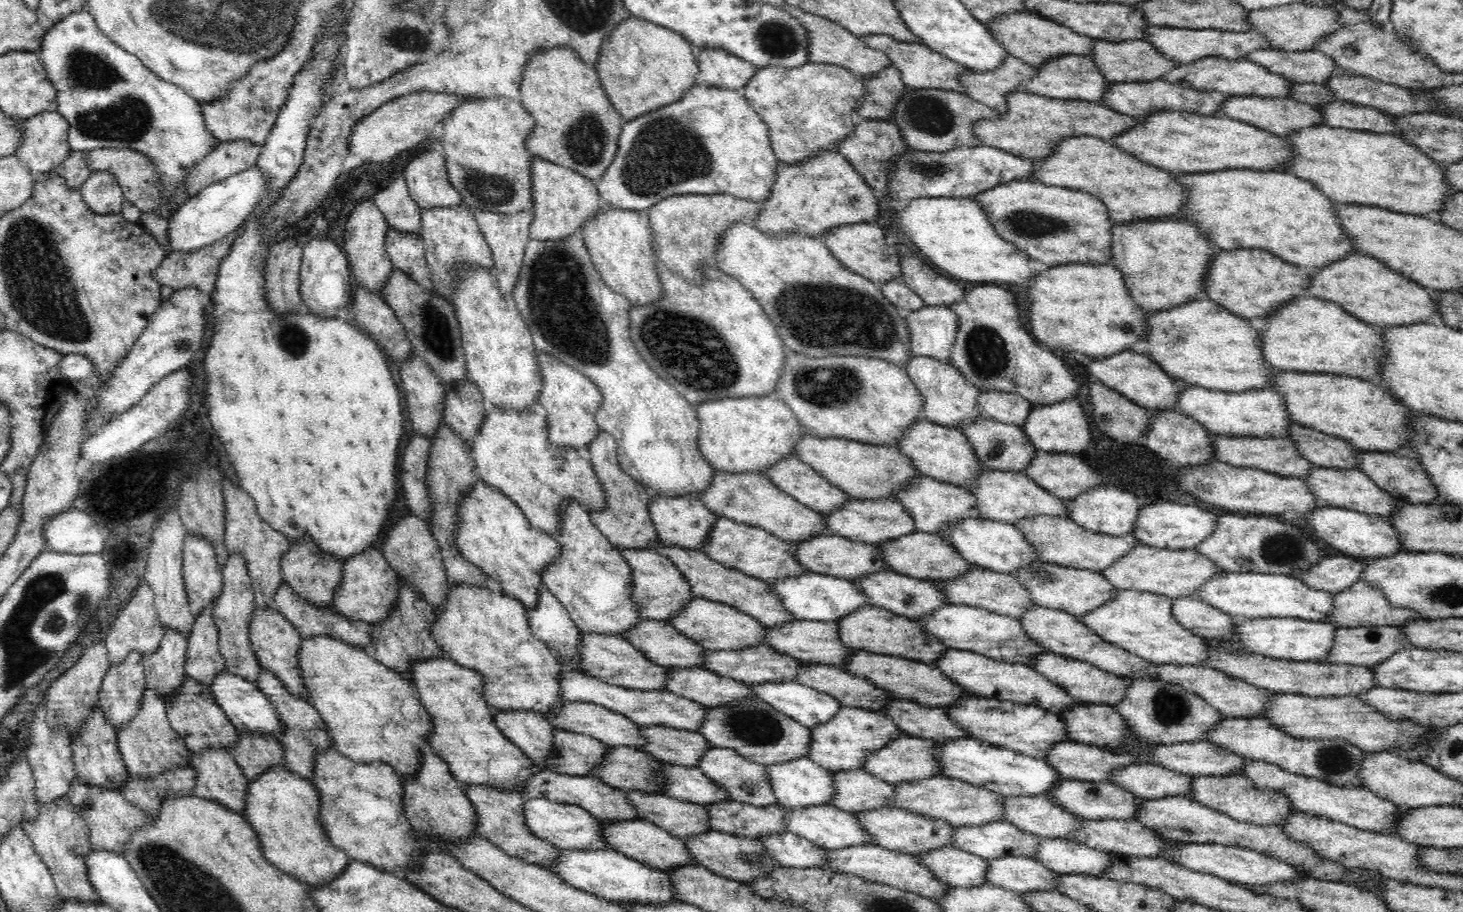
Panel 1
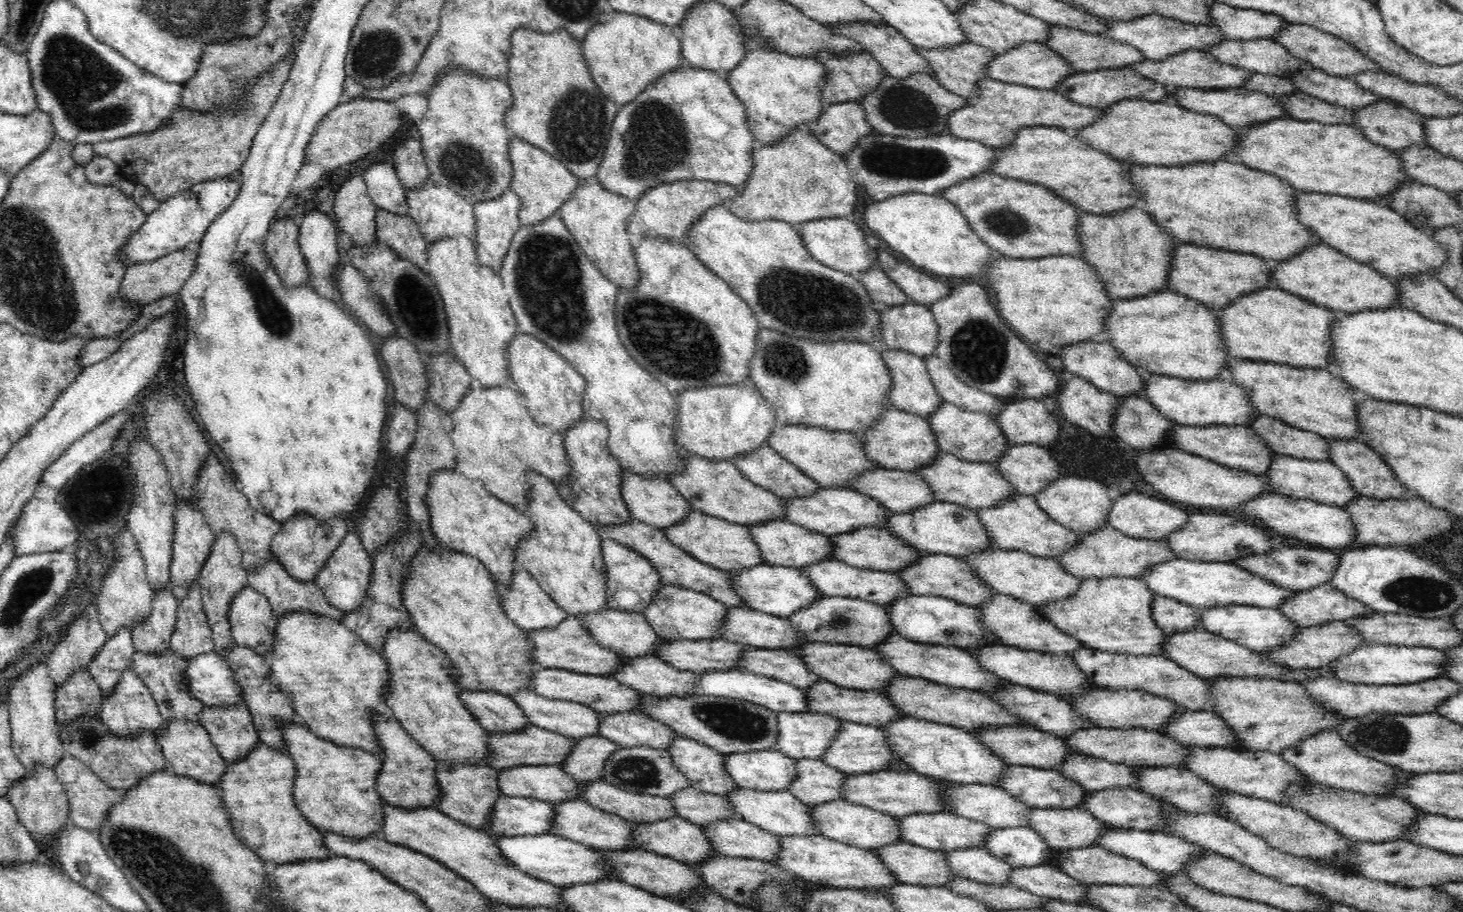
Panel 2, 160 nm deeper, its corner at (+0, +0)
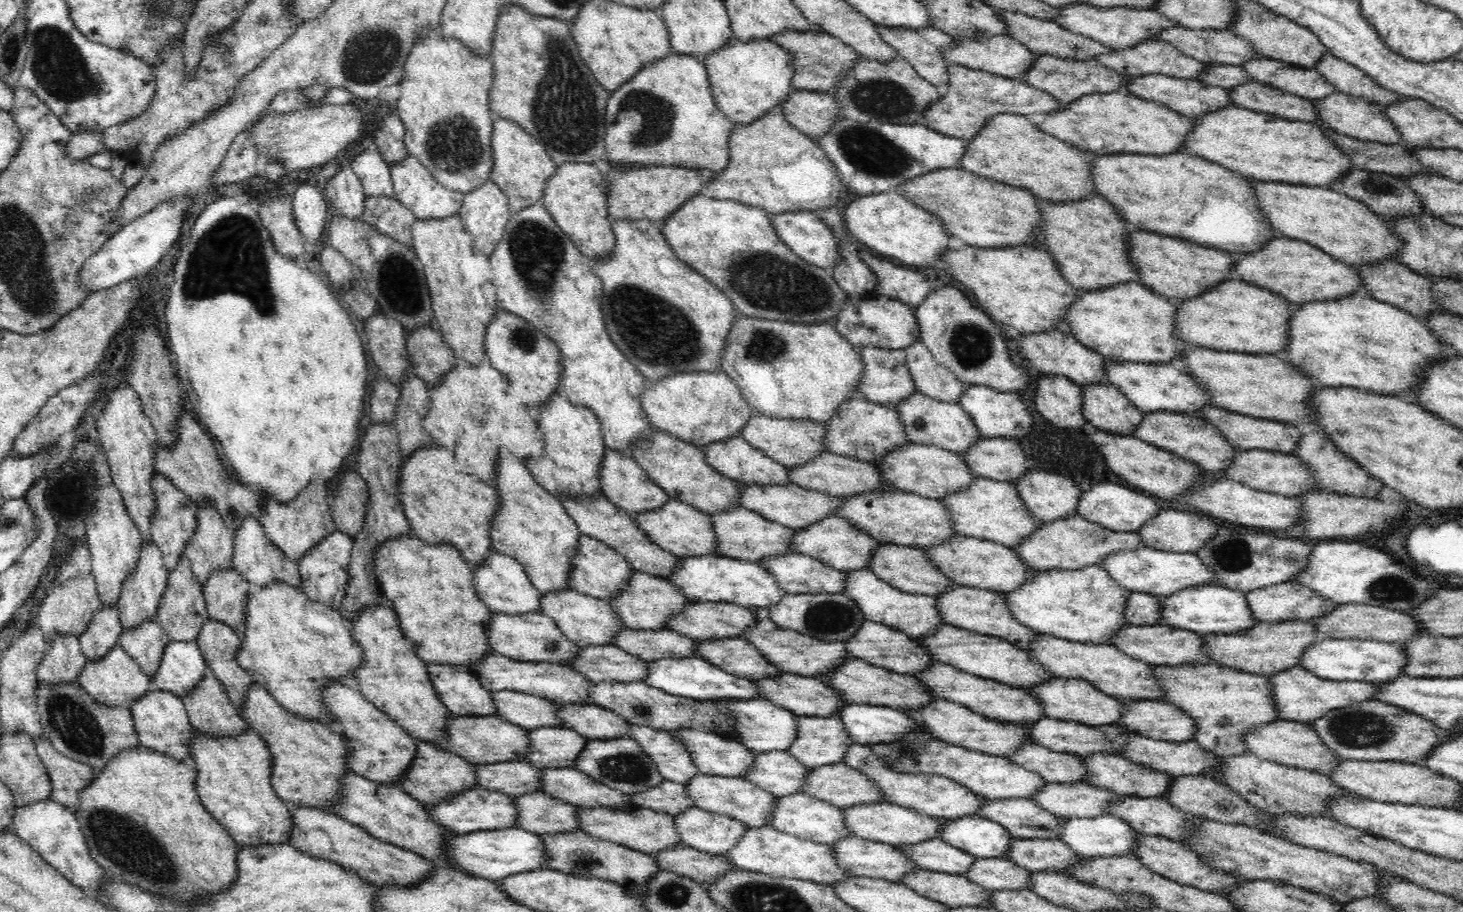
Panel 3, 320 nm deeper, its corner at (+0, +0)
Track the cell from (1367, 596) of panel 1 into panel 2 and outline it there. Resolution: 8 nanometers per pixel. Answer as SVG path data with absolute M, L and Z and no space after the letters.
M1330 583L1294 592L1290 600L1277 608L1298 626L1309 627L1347 618L1371 615L1375 611L1359 600L1348 598Z

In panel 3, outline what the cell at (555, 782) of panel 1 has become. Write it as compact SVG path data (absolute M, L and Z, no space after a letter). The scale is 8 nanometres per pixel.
M524 760L479 764L475 767L477 781L482 788L510 796L540 791L541 769Z

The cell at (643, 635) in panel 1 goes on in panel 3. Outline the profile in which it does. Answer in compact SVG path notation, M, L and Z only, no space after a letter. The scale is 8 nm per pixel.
M574 589L542 594L541 612L550 617L564 637L578 644L578 647L614 646L618 633L627 627L606 600L582 594Z

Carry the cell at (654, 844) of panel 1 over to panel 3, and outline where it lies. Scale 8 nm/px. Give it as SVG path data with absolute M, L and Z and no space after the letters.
M541 791L512 795L517 810L517 828L534 834L567 833L578 829L578 805L562 802Z

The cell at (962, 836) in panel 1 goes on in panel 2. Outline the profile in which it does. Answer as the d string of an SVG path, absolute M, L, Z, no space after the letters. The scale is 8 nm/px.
M948 812L907 814L895 817L895 820L899 822L897 825L899 826L900 841L942 852L962 850L966 847L984 848L987 834L994 829L992 826Z

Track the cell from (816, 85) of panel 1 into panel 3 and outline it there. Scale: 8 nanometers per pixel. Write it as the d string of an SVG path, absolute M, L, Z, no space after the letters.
M732 37L729 43L721 46L721 49L700 58L706 67L710 81L711 93L716 106L725 117L736 124L748 124L753 120L763 117L768 111L778 108L789 97L792 91L792 77L794 61L788 50L784 50L770 39L754 39L748 42L740 41Z

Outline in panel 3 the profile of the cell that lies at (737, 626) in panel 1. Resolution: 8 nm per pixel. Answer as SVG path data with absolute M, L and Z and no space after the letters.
M634 571L627 580L625 589L609 600L613 612L628 628L636 630L658 630L667 629L666 621L679 613L688 603L697 600L689 600L685 594L671 582L666 582L648 573Z

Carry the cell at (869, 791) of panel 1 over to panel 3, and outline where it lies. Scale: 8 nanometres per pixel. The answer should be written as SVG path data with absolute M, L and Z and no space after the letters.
M786 751L755 753L751 769L741 777L778 797L801 792L803 780L810 768L798 762Z

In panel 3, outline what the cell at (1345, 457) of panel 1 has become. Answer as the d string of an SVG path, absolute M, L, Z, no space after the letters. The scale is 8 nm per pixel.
M1206 406L1196 417L1210 425L1214 425L1214 427L1222 431L1222 435L1226 437L1226 441L1240 451L1246 449L1262 449L1292 454L1293 450L1297 448L1300 438L1302 438L1300 432L1290 423L1246 416L1245 414L1234 413L1218 406Z

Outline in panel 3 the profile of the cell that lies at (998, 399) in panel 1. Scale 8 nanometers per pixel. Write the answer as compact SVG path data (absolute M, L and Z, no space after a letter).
M922 341L904 349L916 391L942 402L958 402L968 385L942 367Z

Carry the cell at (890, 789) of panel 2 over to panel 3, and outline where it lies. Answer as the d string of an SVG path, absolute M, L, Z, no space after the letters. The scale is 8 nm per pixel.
M843 762L810 769L801 792L842 808L885 802L871 778Z

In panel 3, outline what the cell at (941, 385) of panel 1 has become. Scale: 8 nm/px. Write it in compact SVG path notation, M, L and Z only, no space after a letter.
M870 345L858 348L858 351L862 363L864 363L864 374L858 385L858 396L872 403L889 404L896 407L902 400L906 400L906 398L914 396L914 392L918 392L914 379L910 375L910 367L908 367L904 349L883 349Z

